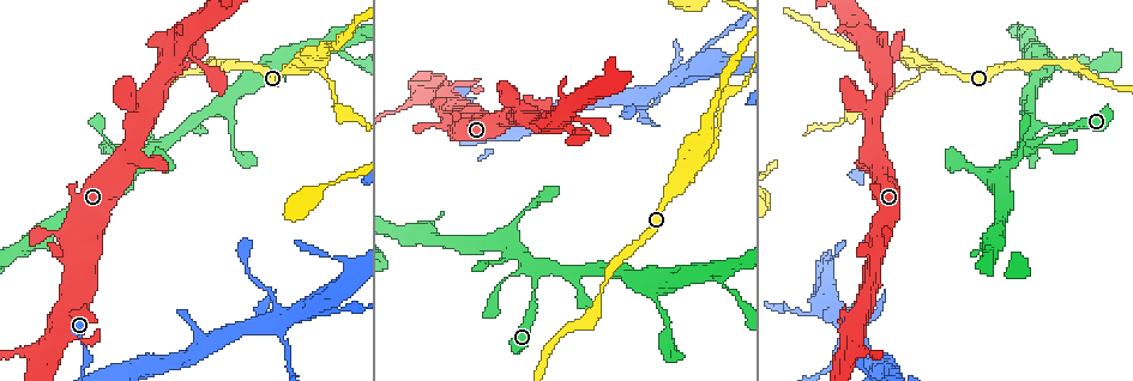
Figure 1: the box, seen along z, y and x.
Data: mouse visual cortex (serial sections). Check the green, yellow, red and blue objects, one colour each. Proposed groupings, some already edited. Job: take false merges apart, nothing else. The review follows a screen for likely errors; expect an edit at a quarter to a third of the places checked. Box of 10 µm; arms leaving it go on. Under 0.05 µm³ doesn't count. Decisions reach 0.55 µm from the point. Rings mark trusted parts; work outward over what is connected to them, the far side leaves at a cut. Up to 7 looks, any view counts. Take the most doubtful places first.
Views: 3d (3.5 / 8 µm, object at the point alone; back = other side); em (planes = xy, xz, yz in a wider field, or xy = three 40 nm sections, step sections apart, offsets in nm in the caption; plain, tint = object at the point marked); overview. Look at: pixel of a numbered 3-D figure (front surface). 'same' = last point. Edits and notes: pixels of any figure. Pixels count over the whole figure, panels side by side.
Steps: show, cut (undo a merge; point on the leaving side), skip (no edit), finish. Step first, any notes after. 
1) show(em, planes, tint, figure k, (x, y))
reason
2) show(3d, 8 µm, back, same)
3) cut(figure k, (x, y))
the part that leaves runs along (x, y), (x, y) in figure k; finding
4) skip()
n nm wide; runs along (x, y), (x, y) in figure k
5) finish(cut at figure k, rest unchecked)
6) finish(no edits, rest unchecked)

show(3d, 8 µm, figure 1, (270, 318))
four arms meet

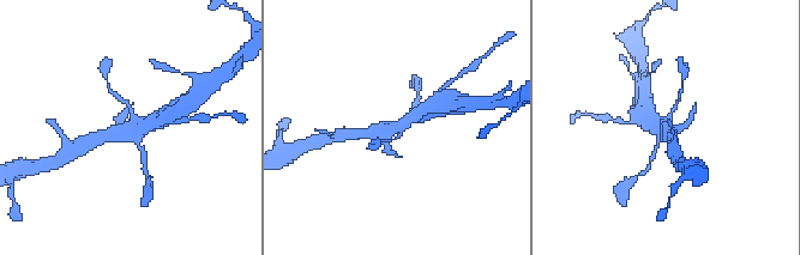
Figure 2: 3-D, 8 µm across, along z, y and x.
show(em, xy, step 3, tint, same)

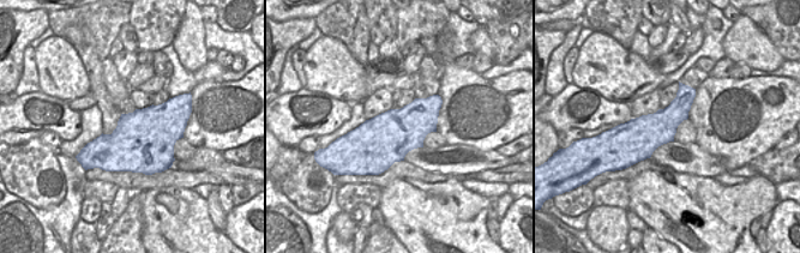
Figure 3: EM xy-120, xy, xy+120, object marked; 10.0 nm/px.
skip()
arms of 150, 150, 350, 400 nm; runs along (367, 133), (389, 129), (426, 109) in figure 2; continuous, no second cell

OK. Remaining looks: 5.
show(3d, 8 µm, figure 1, (690, 166))
three arms meet

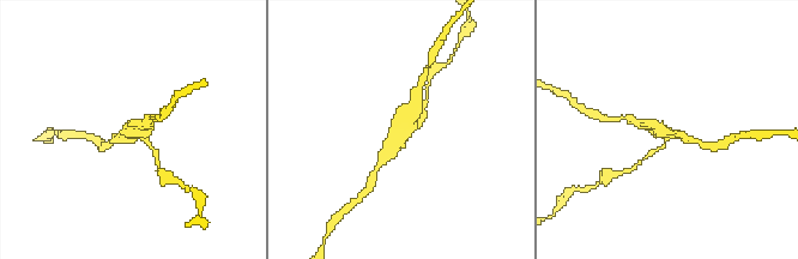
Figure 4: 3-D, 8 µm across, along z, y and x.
show(3d, 3.5 µm, same)

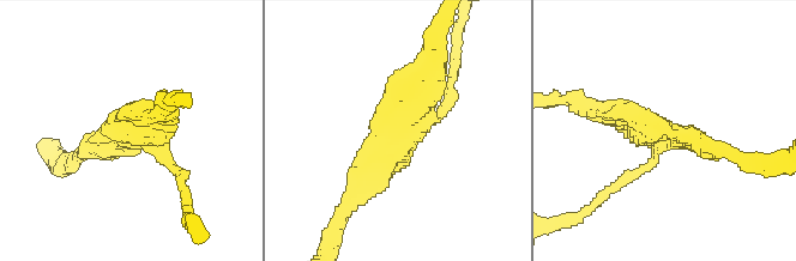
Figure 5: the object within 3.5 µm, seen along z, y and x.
show(em, xy, step 5, tint, figure 5, (134, 132))
3 arms; arms of 150, 250, 350 nm; need the tissue

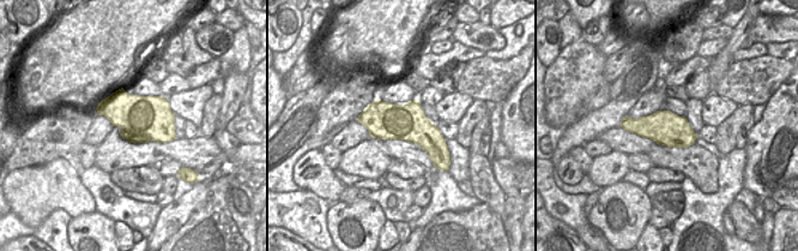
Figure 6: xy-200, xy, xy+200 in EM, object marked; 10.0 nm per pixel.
skip()
380 nm wide; runs along (349, 192), (400, 146), (427, 73) in figure 5; continuous, no second cell

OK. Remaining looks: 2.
show(3d, 3.5 µm, figure 1, (1031, 144))
four or more arms meet

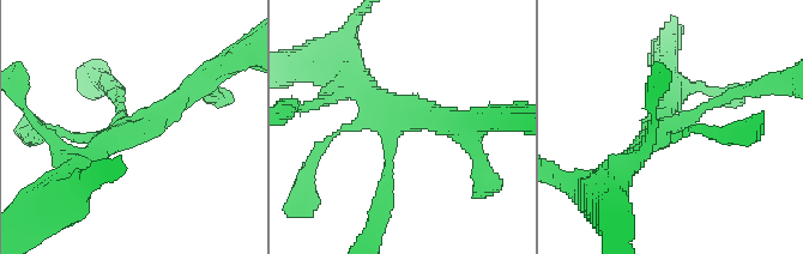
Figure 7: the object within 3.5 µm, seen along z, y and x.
show(em, xy, step 5, tint, figure 7, (130, 126))
4 arms; arms of 150, 150, 300, 300 nm; need the tissue

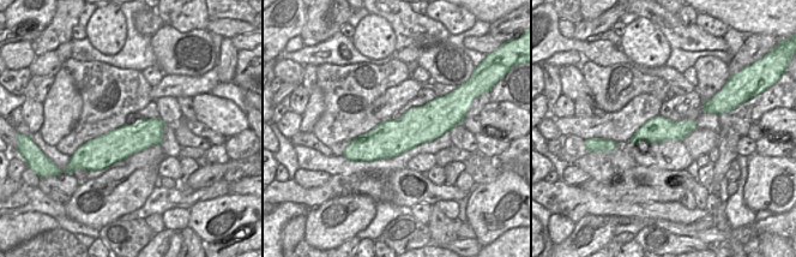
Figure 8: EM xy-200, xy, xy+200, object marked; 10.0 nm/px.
skip()
runs along (386, 194), (400, 124), (463, 124) in figure 7; continuous, no second cell

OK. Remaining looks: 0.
finish(no edits, rest unchecked)

